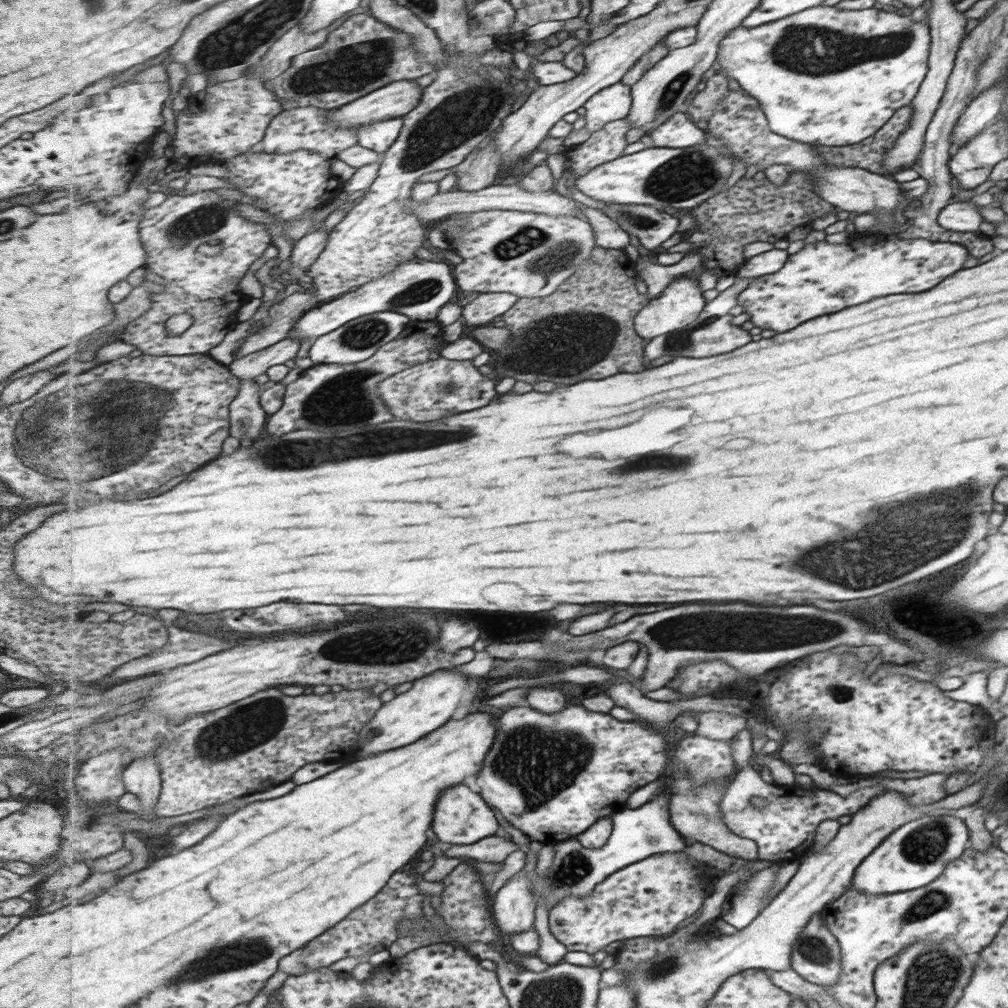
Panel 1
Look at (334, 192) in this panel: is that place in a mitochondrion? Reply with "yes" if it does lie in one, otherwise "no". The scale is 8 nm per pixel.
no

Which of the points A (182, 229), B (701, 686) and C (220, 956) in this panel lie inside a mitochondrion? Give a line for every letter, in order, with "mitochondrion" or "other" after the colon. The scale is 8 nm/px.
A: mitochondrion
B: other
C: mitochondrion

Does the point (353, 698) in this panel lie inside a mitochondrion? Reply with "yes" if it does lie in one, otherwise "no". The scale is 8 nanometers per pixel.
no

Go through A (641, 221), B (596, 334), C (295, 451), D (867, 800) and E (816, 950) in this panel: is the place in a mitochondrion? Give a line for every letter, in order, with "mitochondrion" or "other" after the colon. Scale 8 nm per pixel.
A: mitochondrion
B: mitochondrion
C: mitochondrion
D: other
E: mitochondrion

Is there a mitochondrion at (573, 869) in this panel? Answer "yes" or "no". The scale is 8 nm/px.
yes

